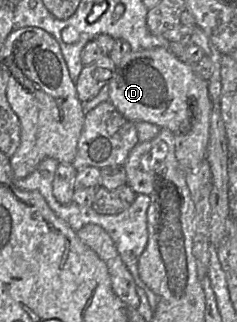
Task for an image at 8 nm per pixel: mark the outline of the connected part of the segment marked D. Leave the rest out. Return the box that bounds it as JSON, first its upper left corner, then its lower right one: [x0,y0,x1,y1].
[109,47,198,134]

